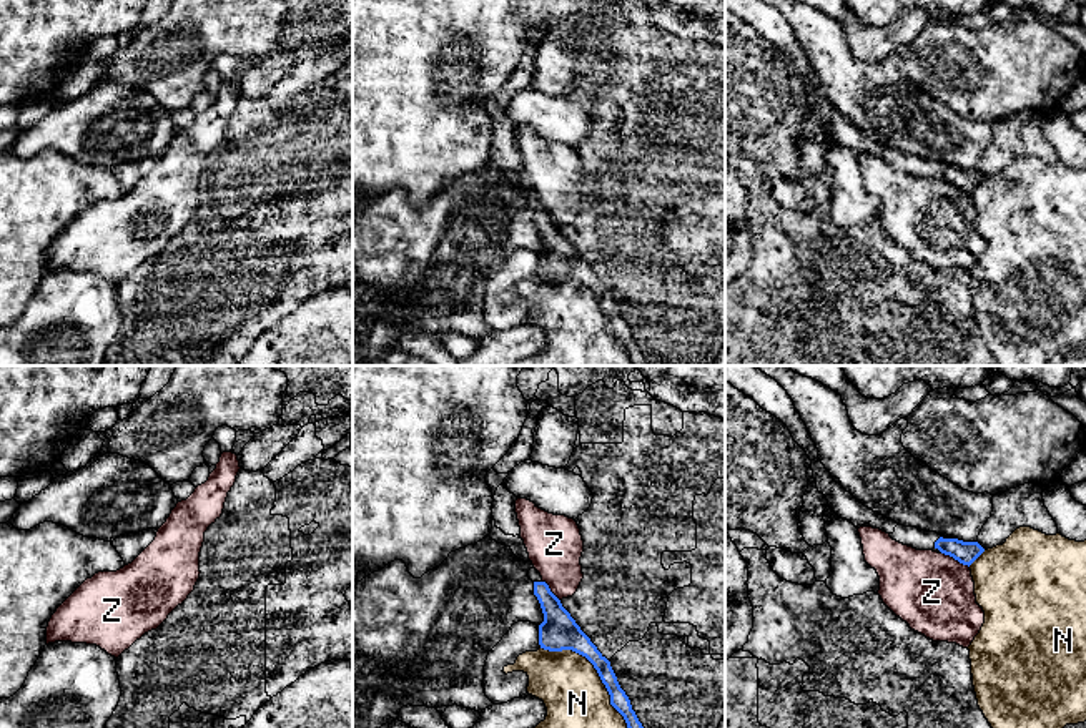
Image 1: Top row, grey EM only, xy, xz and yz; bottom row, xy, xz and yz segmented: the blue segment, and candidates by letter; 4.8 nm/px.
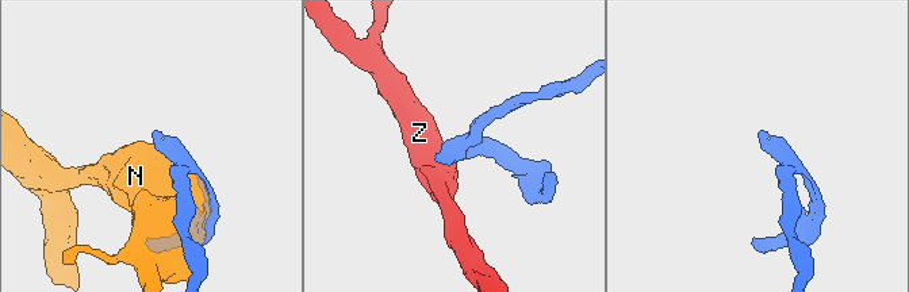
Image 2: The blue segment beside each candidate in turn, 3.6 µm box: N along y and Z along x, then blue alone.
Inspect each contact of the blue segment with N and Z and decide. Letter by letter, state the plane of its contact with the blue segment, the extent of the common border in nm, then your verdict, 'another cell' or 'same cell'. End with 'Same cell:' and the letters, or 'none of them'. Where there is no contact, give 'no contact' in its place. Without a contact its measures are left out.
N: xz | 550 nm | another cell
Z: yz | 150 nm | another cell
Same cell: none of them

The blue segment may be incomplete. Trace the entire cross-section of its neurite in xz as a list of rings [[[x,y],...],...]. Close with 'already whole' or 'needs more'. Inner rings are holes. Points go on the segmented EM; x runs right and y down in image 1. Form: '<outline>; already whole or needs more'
[[[536,568],[529,570],[534,582],[534,595],[537,597],[544,622],[539,625],[539,645],[549,652],[572,650],[585,657],[597,670],[602,683],[610,695],[610,705],[624,716],[627,728],[644,728],[630,700],[620,688],[610,662],[597,650],[590,638],[580,630],[570,613],[562,607],[560,600],[550,592]]]; needs more

